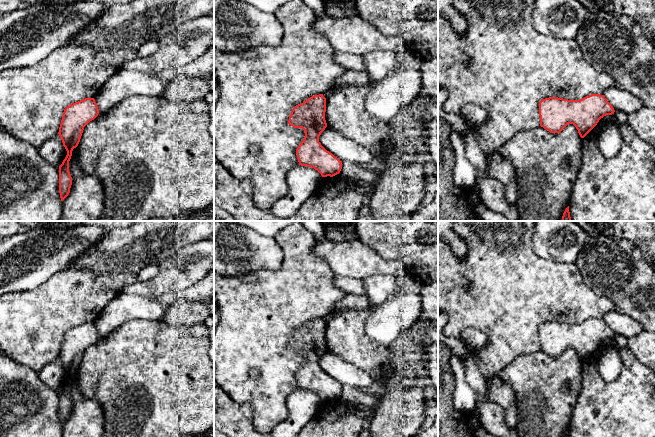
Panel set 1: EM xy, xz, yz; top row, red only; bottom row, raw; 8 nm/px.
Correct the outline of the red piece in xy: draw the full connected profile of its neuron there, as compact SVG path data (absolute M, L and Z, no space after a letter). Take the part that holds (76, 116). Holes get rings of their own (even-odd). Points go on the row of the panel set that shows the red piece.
M85 98L64 109L59 136L67 155L59 166L59 193L63 201L70 193L72 177L69 172L69 161L72 151L80 142L84 127L99 114L99 109L94 98Z

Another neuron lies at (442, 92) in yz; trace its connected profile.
M438 85L438 109L443 107L443 104L447 98L448 90Z

